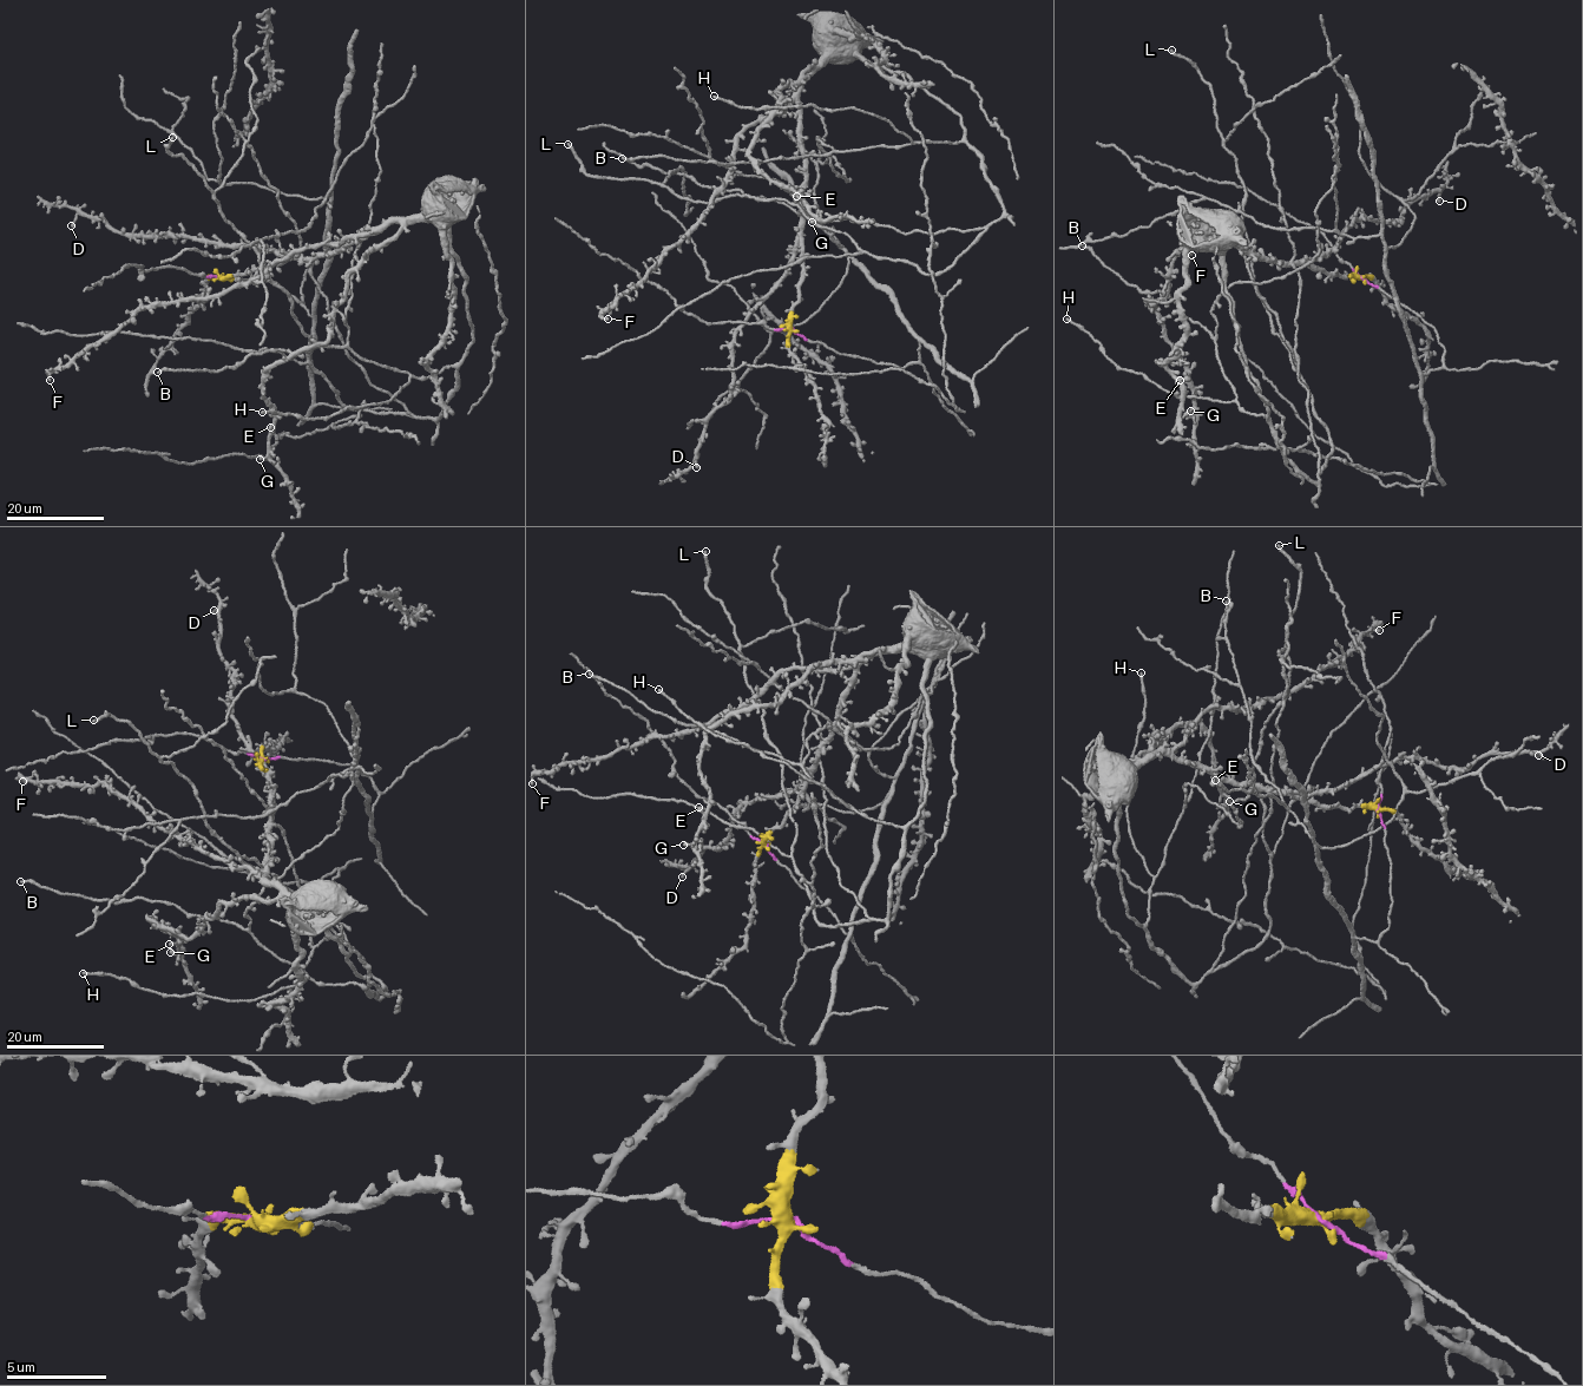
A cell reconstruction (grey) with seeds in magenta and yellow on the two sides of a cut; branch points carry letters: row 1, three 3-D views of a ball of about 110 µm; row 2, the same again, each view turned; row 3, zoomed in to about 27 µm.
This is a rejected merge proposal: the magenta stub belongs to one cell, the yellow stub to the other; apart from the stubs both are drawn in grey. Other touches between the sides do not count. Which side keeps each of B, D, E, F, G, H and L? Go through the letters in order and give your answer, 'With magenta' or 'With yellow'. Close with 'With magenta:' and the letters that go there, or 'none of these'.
B: With yellow
D: With yellow
E: With yellow
F: With yellow
G: With yellow
H: With yellow
L: With yellow
With magenta: none of these

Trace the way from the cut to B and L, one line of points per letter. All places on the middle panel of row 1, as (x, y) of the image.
B: (790, 329), (806, 214), (908, 234), (978, 230), (1003, 208), (972, 149), (912, 142), (718, 165), (622, 158)
L: (790, 329), (802, 269), (801, 215), (779, 202), (702, 184), (675, 170), (659, 185), (588, 175), (569, 143)

